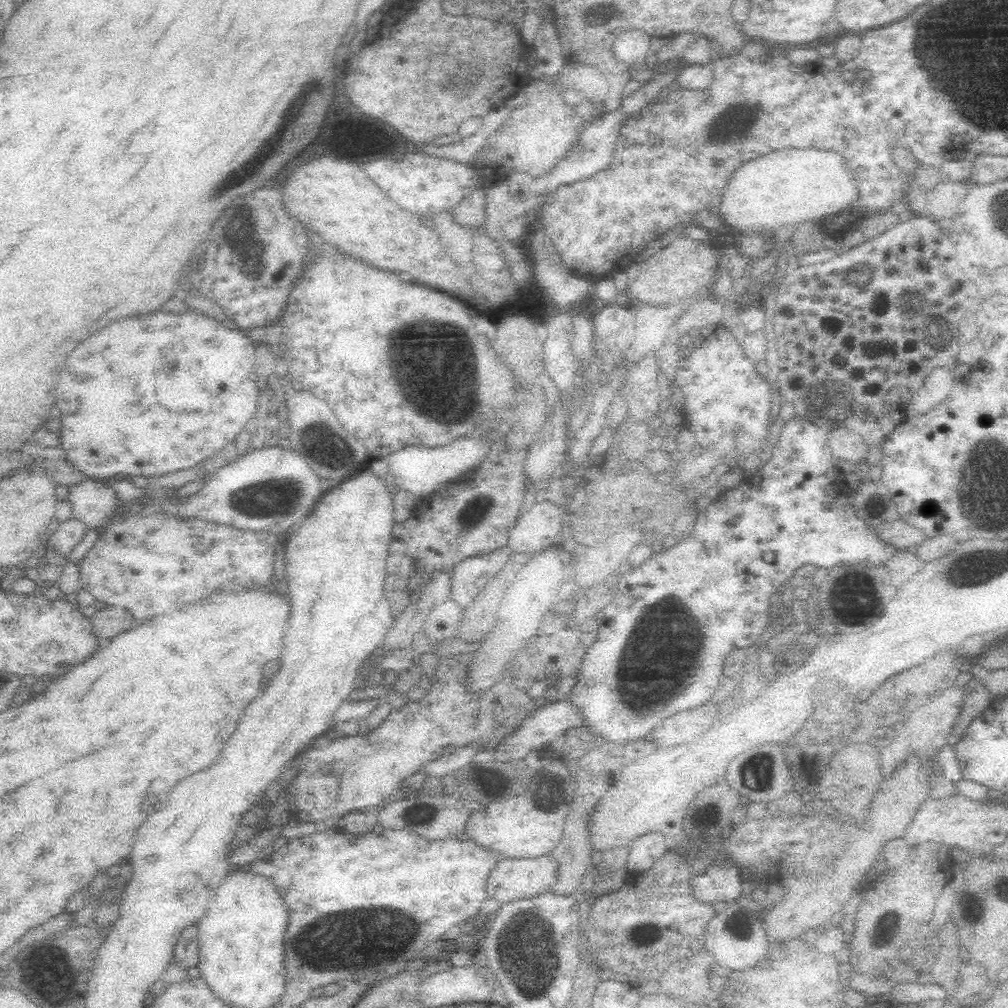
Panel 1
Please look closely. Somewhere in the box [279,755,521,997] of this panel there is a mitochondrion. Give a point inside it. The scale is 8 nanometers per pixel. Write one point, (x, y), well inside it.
(343, 927)

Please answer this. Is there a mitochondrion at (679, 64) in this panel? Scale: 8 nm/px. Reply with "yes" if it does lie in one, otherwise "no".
no

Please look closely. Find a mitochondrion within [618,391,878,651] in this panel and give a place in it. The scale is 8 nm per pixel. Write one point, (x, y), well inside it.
(859, 595)

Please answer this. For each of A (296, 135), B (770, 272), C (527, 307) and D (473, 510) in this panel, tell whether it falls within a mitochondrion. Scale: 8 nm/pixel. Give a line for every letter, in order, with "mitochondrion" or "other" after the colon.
A: mitochondrion
B: other
C: other
D: mitochondrion

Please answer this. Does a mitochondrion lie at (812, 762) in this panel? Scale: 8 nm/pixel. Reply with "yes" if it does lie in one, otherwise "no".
no

